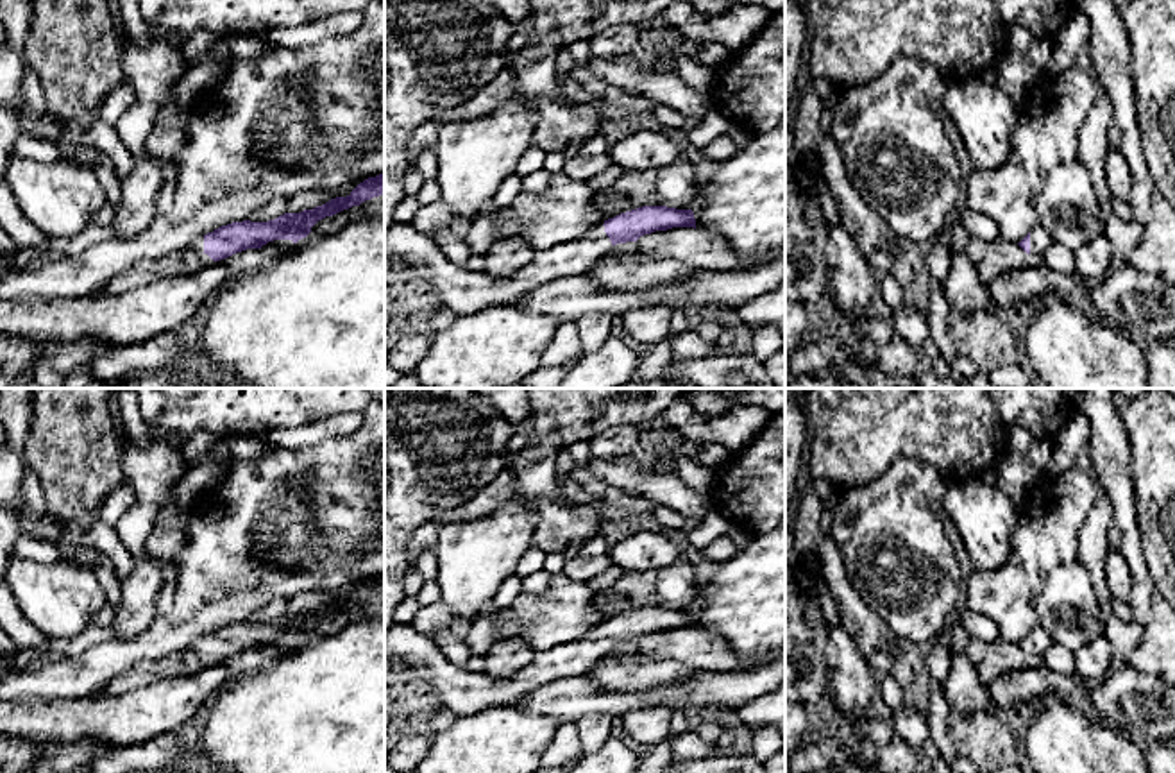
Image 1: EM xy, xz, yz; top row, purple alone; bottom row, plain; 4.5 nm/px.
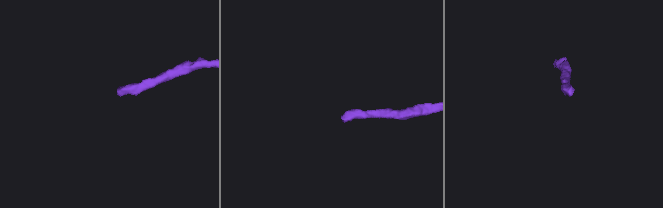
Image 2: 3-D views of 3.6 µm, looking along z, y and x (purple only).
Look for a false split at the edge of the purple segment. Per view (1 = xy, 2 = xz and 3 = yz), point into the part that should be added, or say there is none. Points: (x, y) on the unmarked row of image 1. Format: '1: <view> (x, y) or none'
1: xy (197, 645)
2: xz (464, 691)
3: yz (1039, 641)

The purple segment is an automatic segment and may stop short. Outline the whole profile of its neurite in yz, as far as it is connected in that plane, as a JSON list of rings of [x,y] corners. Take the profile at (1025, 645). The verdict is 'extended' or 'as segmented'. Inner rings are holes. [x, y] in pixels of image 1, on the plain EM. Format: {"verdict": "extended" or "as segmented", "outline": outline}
{"verdict": "extended", "outline": [[[1034,628],[1032,633],[1028,633],[1019,644],[1018,644],[1027,655],[1030,655],[1034,660],[1039,658],[1050,646],[1053,646],[1052,637],[1041,628]]]}

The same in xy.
{"verdict": "extended", "outline": [[[385,574],[368,578],[359,583],[347,598],[336,598],[329,603],[300,614],[284,614],[268,623],[232,623],[199,637],[191,642],[191,650],[207,655],[213,662],[225,660],[247,650],[261,650],[274,641],[292,641],[297,644],[311,633],[311,628],[352,607],[385,596]]]}

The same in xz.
{"verdict": "extended", "outline": [[[642,607],[604,621],[583,639],[538,651],[510,680],[494,680],[485,673],[454,666],[431,637],[410,624],[393,623],[385,632],[385,666],[402,669],[413,682],[433,689],[440,703],[465,716],[494,705],[515,707],[538,687],[583,676],[617,644],[637,642],[644,635],[672,628],[696,630],[692,610]]]}

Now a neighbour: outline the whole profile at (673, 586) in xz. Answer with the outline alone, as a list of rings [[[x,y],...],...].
[[[678,560],[667,567],[626,573],[613,587],[594,592],[594,607],[604,621],[642,607],[692,610],[699,599],[694,567]]]

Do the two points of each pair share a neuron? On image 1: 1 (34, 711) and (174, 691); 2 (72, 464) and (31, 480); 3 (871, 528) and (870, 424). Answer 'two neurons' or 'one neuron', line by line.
1: one neuron
2: two neurons
3: two neurons

